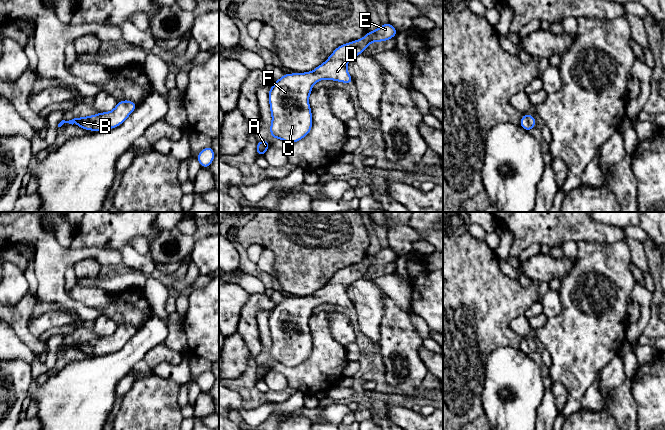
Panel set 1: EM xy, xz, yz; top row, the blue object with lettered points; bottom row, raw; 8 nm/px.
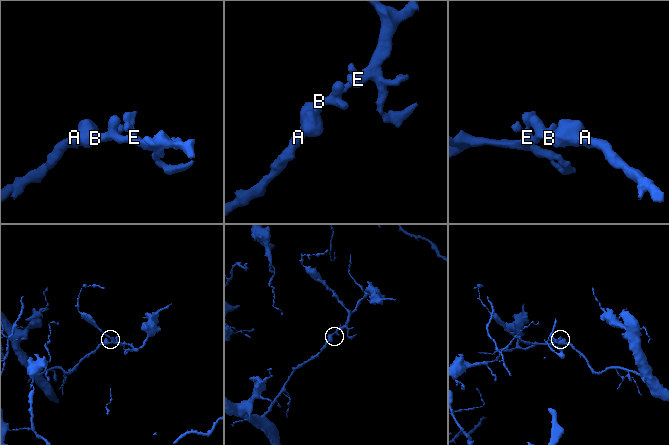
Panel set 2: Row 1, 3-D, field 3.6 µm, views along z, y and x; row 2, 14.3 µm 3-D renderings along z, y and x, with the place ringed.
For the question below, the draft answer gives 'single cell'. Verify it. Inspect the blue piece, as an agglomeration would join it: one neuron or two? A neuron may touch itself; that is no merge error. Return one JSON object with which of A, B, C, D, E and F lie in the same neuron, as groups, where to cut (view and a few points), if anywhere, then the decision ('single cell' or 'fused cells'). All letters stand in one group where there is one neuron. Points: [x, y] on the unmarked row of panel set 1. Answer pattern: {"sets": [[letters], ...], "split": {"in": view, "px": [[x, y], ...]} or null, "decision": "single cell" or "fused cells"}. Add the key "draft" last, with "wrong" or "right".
{"sets": [["A", "B", "C", "D", "E", "F"]], "split": null, "decision": "single cell", "draft": "right"}

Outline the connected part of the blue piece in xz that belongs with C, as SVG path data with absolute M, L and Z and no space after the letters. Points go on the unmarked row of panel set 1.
M390 246L382 248L375 255L367 256L363 262L338 270L329 282L313 295L293 298L286 297L280 303L276 304L270 311L268 318L270 336L272 339L270 361L281 363L286 367L296 367L307 360L313 349L311 331L308 326L310 317L313 314L313 308L322 303L354 308L347 294L347 287L357 279L363 278L370 267L387 265L397 258L398 255Z

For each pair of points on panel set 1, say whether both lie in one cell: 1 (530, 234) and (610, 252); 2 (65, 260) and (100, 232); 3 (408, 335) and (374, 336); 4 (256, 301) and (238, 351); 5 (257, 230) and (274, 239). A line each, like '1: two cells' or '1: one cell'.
1: two cells
2: two cells
3: two cells
4: two cells
5: one cell

